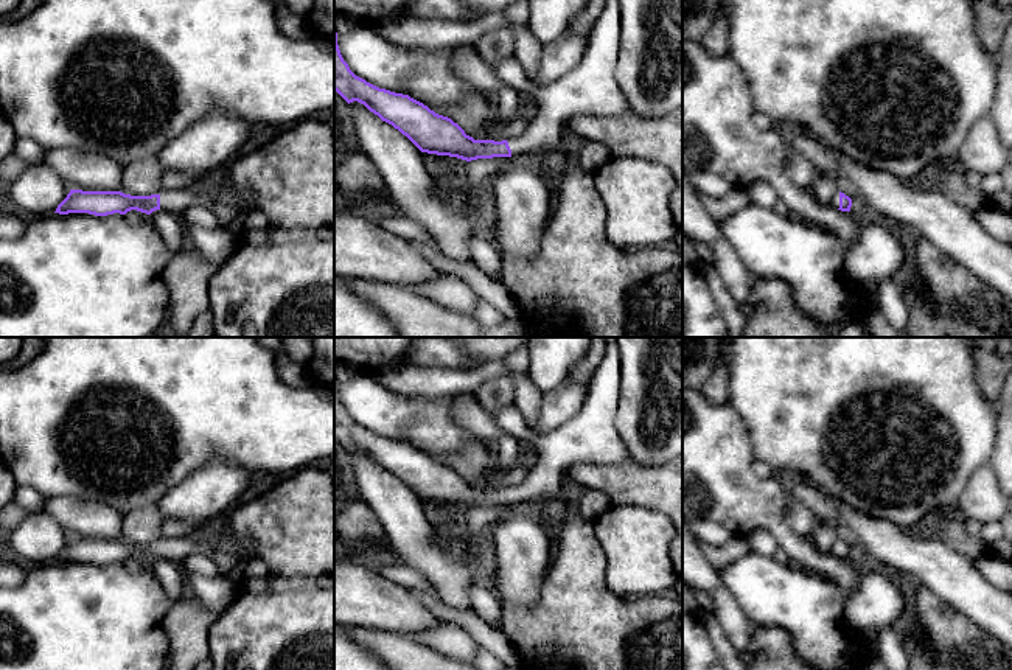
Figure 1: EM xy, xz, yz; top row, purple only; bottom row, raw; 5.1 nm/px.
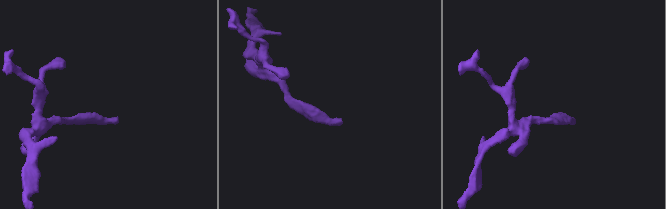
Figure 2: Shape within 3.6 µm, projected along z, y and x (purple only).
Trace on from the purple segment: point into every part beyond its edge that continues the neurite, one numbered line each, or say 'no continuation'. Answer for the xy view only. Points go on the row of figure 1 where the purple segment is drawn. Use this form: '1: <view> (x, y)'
1: xy (176, 201)

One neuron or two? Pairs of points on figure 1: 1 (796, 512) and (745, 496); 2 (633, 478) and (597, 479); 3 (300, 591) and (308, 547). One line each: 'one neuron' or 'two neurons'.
1: two neurons
2: one neuron
3: two neurons

